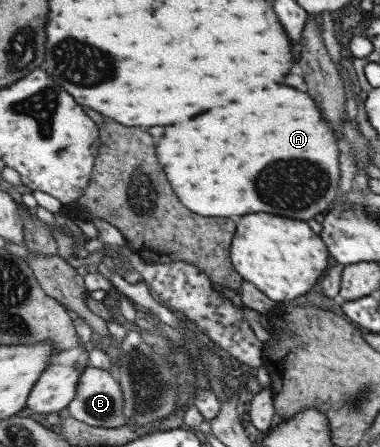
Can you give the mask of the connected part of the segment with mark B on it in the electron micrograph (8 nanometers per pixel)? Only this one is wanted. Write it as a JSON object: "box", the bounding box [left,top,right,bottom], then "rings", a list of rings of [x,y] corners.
{"box":[67,366,126,429],"rings":[[[88,366],[80,373],[74,399],[67,407],[68,413],[70,413],[70,417],[78,421],[83,421],[86,425],[91,425],[92,427],[105,427],[110,429],[126,426],[123,399],[122,388],[120,388],[115,373]]]}

